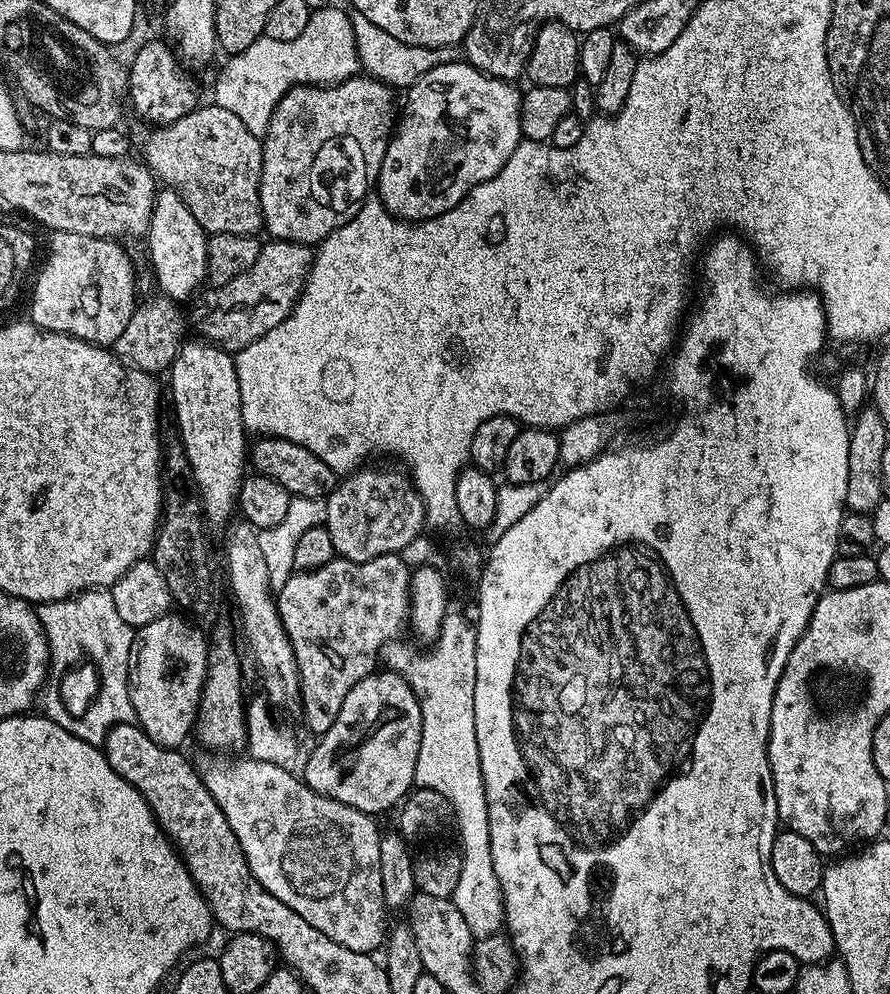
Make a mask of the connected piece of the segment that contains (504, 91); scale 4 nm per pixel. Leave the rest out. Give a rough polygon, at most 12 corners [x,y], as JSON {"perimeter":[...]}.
{"perimeter":[[463,59],[407,89],[374,188],[429,220],[522,139],[515,83]]}

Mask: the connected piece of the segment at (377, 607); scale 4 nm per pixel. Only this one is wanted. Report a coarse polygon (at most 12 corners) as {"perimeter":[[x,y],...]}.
{"perimeter":[[398,554],[275,593],[304,724],[334,726],[408,619]]}

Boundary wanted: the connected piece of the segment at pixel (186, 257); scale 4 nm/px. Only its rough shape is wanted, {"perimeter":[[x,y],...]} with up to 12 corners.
{"perimeter":[[157,191],[146,243],[163,295],[208,280],[208,236],[178,193]]}

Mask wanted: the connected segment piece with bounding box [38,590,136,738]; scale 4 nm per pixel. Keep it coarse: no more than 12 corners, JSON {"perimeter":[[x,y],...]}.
{"perimeter":[[108,590],[38,612],[51,657],[84,652],[120,704],[100,704],[102,738],[130,712],[135,629]]}

